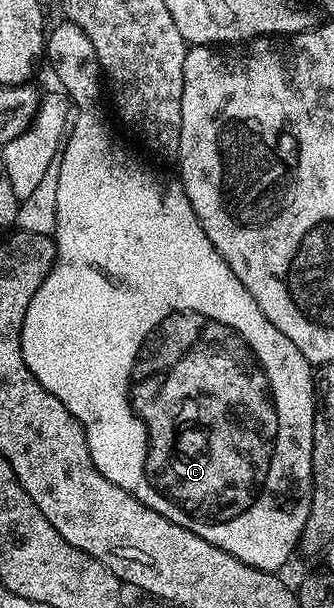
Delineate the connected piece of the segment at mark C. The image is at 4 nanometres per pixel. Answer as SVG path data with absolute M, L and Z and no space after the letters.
M68 18L62 19L62 24L57 24L54 28L52 25L48 29L43 56L46 61L49 59L50 70L62 84L58 85L79 109L79 118L68 129L60 149L62 165L59 166L59 186L56 191L57 261L53 263L43 286L35 290L35 298L31 298L27 306L21 331L23 362L27 362L31 374L35 374L43 390L55 394L55 398L59 398L59 402L63 402L63 406L67 406L69 413L81 423L87 438L89 456L110 482L130 492L151 510L163 514L163 518L199 534L199 538L239 558L239 562L247 562L247 566L255 566L264 572L280 573L280 568L288 562L289 555L298 551L303 526L311 510L314 369L309 360L299 354L295 342L291 342L287 334L271 326L263 310L259 310L255 298L251 298L243 282L235 278L231 266L227 266L215 246L211 246L211 238L207 238L180 179L157 177L155 169L140 164L127 149L117 145L112 130L105 125L104 110L97 105L97 99L101 96L103 73L87 34L83 34L83 30L79 30L79 26L72 24Z

